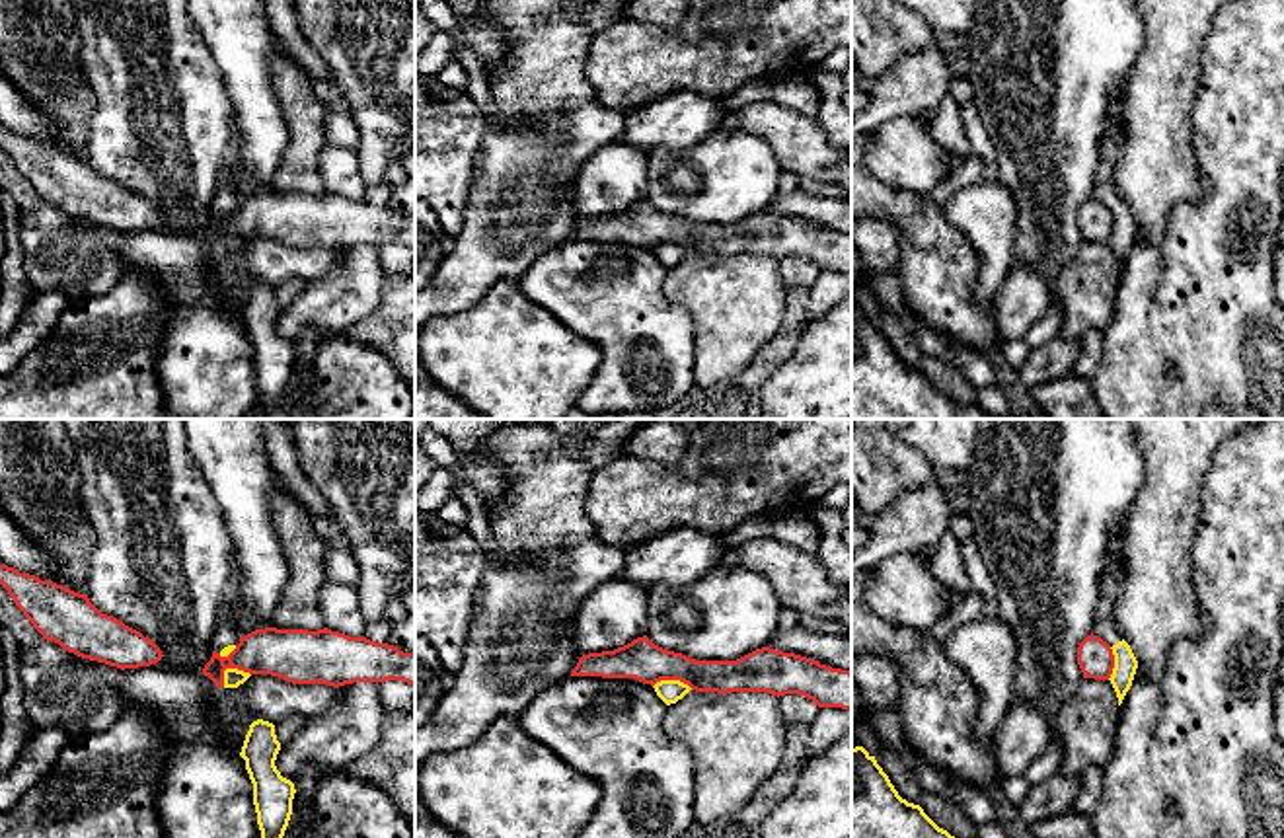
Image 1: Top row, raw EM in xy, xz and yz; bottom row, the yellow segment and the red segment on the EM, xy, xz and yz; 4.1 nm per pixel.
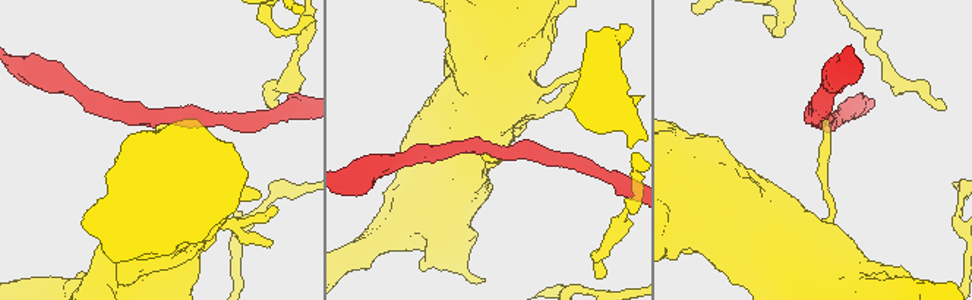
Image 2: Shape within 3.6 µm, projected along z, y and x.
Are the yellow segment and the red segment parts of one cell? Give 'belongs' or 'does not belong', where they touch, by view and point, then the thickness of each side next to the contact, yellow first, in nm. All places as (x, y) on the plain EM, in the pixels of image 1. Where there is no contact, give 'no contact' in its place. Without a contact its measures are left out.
does not belong; meets yellow in xy at (230, 232); 80 nm thick on the yellow side, 200 nm on the other

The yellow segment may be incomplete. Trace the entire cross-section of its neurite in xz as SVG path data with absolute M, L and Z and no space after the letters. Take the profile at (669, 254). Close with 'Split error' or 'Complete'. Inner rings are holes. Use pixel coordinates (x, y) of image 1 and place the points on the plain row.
M661 244L655 249L657 259L666 267L676 267L682 263L692 251L680 244Z. Complete

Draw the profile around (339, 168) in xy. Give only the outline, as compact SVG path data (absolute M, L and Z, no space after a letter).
M327 144L320 152L318 171L323 189L349 201L362 201L366 183L355 148Z

